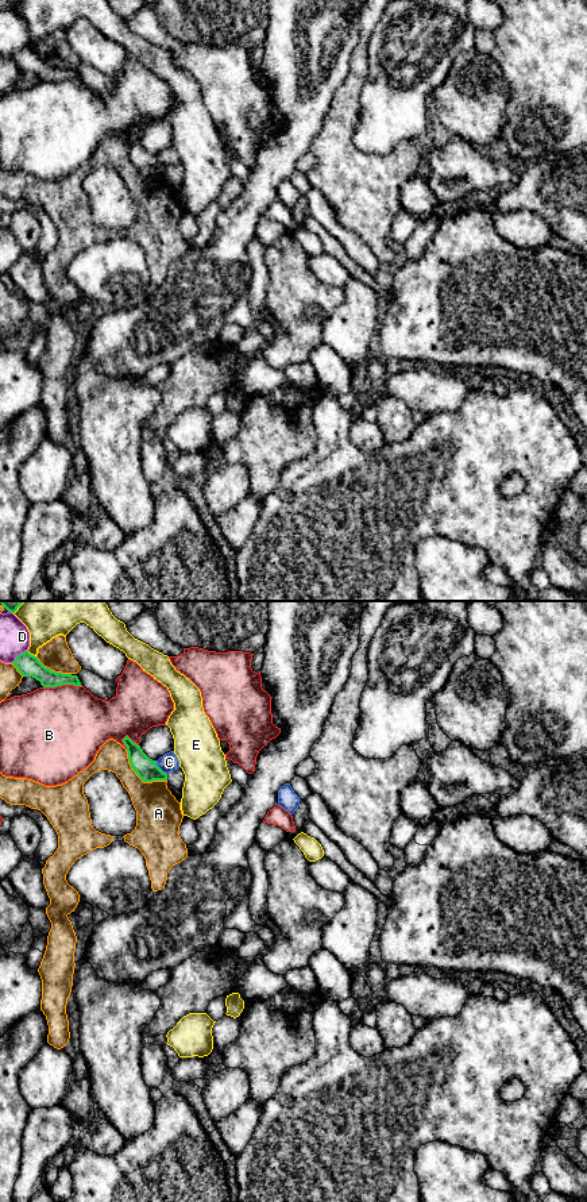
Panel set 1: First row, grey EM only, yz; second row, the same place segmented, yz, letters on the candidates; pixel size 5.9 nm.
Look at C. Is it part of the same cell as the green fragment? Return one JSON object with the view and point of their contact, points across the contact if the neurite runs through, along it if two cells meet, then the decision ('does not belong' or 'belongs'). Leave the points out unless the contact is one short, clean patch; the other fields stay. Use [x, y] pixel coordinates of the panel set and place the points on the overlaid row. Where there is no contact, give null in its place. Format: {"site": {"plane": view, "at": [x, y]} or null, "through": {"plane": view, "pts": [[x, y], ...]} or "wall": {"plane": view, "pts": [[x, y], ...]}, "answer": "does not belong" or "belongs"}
{"site": {"plane": "yz", "at": [158, 767]}, "wall": {"plane": "yz", "pts": [[154, 761], [166, 774]]}, "answer": "does not belong"}

